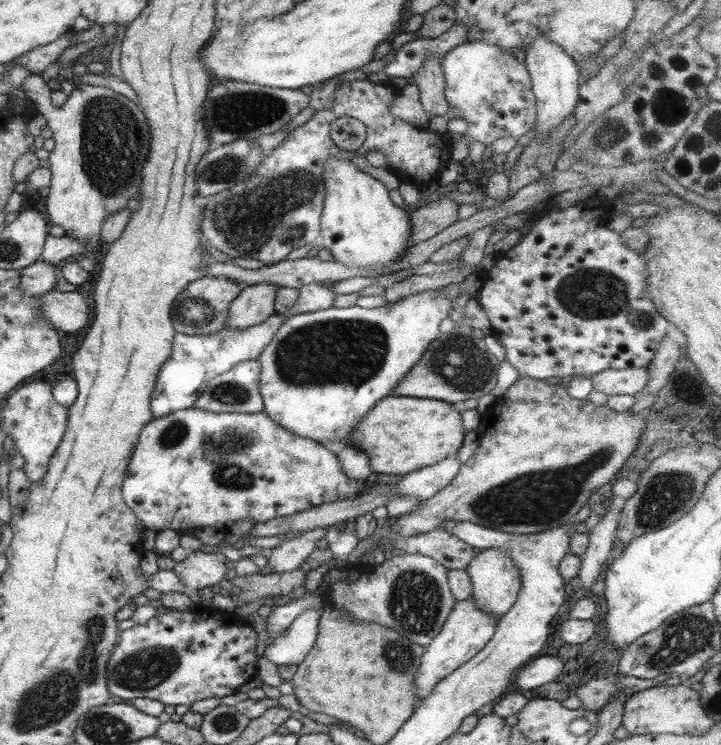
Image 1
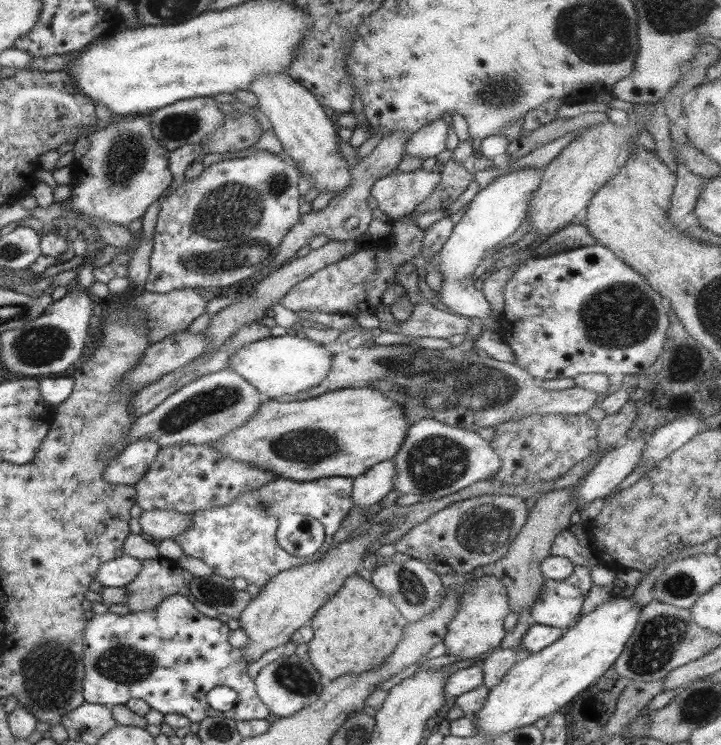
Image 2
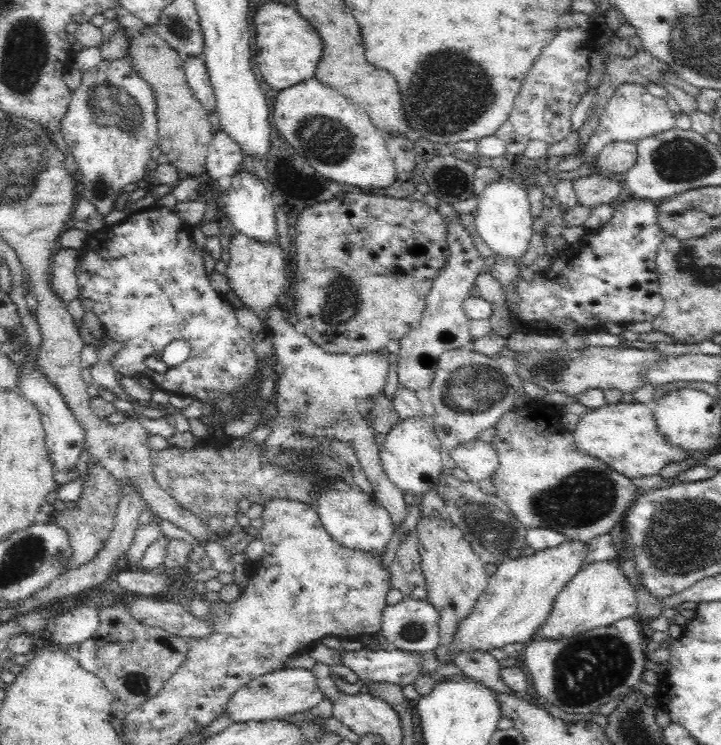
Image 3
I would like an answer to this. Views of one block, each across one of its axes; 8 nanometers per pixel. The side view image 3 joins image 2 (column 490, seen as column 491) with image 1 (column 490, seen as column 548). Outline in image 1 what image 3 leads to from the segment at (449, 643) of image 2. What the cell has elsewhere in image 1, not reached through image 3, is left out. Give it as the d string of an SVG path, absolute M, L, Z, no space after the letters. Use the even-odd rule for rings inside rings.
M484 549L477 551L466 572L472 581L472 600L480 612L490 614L499 620L516 603L521 588L521 572L515 560L504 549Z

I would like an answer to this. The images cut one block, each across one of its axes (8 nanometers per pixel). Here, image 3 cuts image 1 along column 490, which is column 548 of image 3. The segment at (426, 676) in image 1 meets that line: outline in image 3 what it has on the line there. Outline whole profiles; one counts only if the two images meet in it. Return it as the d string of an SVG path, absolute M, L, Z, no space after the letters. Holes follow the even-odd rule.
M617 557L584 565L558 594L550 615L537 631L537 638L560 640L560 638L584 636L590 630L634 617L638 605L637 593L622 572L620 560L621 557Z

